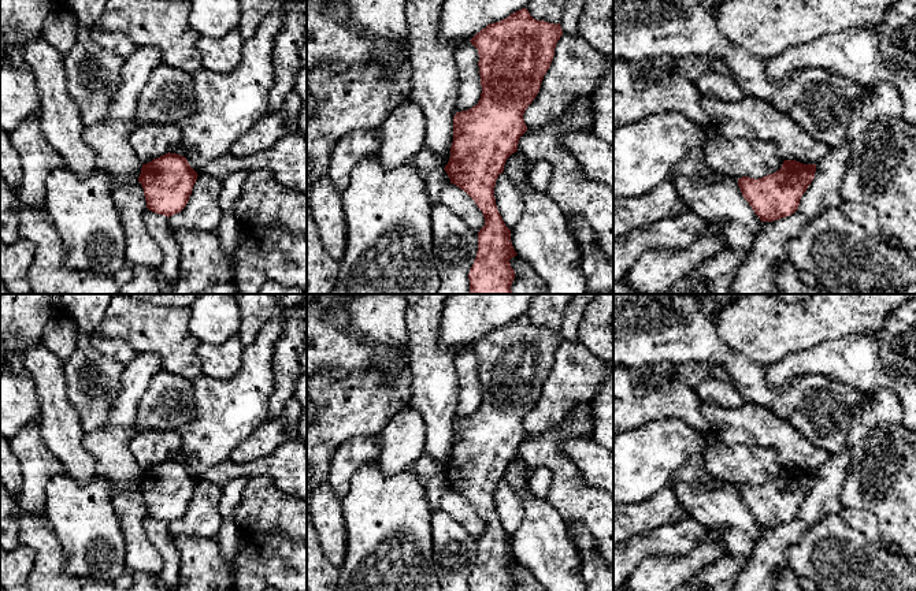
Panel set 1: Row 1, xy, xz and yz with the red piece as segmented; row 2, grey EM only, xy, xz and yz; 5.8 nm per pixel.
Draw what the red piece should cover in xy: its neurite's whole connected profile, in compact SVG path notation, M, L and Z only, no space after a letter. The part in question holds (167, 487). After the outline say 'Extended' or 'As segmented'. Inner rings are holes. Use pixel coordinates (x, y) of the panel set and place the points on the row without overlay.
M166 460L142 471L138 488L144 495L147 514L167 524L181 518L192 501L197 479L186 464Z. As segmented

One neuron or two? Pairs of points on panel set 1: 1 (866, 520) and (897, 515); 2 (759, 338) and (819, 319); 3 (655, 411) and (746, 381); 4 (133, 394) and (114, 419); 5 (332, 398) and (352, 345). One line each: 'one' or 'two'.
1: two
2: one
3: two
4: one
5: two

